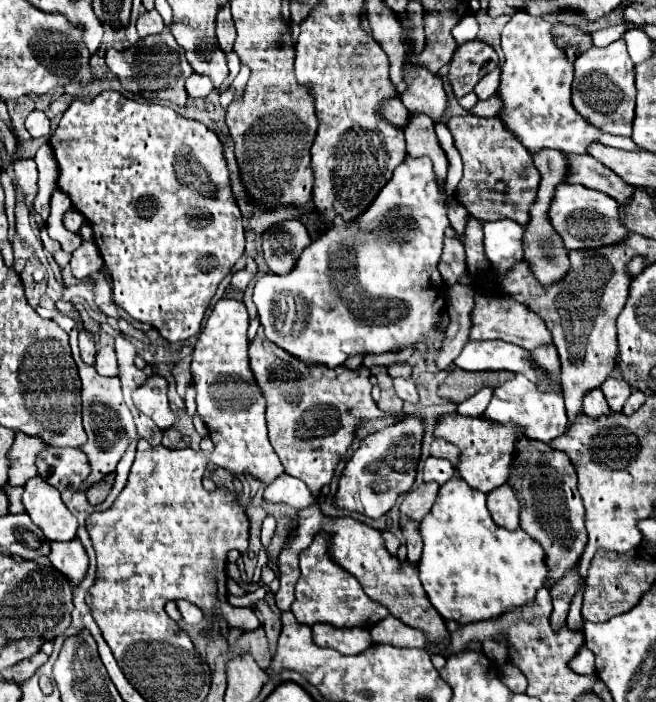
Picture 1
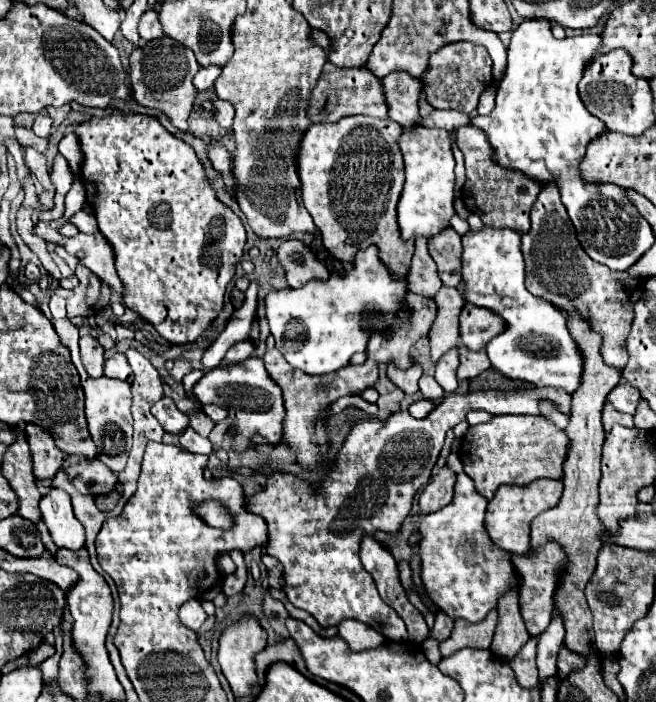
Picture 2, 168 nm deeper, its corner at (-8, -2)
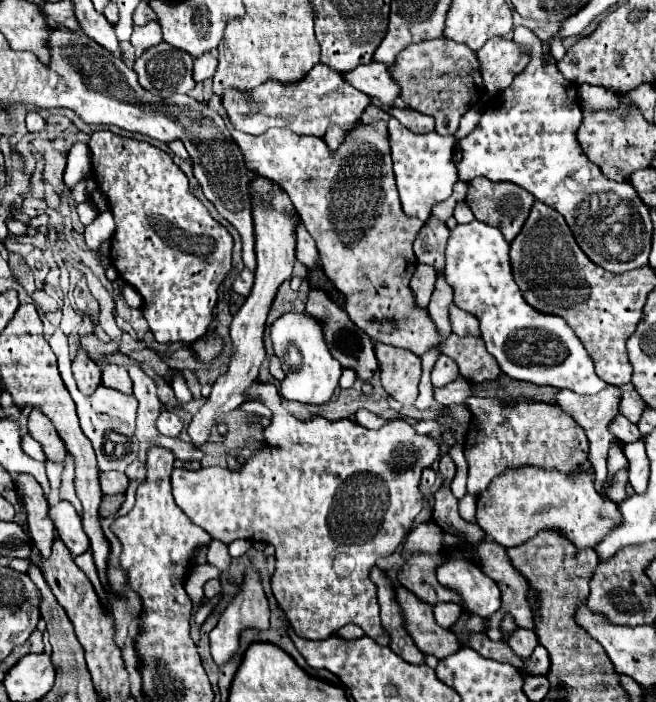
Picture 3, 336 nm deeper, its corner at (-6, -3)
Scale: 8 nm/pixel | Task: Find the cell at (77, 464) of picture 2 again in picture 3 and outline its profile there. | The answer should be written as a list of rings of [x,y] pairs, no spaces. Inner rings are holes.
[[[100,472],[100,484],[104,494],[124,494],[130,480],[124,472]]]

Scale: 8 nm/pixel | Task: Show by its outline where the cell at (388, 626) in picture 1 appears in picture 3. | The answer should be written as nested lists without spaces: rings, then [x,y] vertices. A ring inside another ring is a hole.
[[[436,604],[434,618],[442,628],[452,628],[452,624],[460,618],[462,610],[456,604]]]

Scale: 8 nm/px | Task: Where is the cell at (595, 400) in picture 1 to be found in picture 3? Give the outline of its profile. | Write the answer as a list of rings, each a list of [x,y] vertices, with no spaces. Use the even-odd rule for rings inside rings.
[[[622,414],[620,416],[616,416],[614,420],[612,420],[612,424],[610,424],[610,432],[614,434],[614,436],[618,436],[624,444],[628,444],[628,442],[636,442],[636,440],[640,440],[640,432],[638,432],[638,426],[636,424],[632,424],[628,418],[624,418]]]

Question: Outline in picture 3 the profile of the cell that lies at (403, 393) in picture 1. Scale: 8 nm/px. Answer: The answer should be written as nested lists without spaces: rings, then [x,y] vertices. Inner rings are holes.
[[[374,342],[382,388],[402,404],[414,404],[420,382],[420,358],[410,350]]]

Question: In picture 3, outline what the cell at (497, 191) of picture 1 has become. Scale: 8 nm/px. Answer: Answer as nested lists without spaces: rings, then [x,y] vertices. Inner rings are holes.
[[[474,178],[470,182],[466,204],[474,212],[476,220],[498,228],[504,234],[506,242],[512,242],[518,236],[518,232],[522,230],[522,226],[530,214],[530,208],[534,204],[534,196],[530,192],[526,192],[524,188],[510,184],[510,182],[488,182],[486,178]]]

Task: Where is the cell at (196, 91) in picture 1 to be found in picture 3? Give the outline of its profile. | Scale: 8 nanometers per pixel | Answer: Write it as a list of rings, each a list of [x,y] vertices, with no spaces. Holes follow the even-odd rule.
[[[212,52],[202,54],[202,58],[194,58],[194,80],[204,82],[212,78],[216,68],[218,68],[218,60],[216,60],[216,54]]]

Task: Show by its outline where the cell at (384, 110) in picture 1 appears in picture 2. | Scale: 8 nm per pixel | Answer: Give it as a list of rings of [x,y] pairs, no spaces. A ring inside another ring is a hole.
[[[330,61],[324,65],[324,71],[318,79],[318,85],[312,91],[308,115],[312,123],[328,123],[338,121],[346,115],[370,115],[378,119],[388,117],[388,103],[384,101],[384,89],[380,85],[380,79],[370,73],[366,67],[350,67],[342,69],[332,65]]]

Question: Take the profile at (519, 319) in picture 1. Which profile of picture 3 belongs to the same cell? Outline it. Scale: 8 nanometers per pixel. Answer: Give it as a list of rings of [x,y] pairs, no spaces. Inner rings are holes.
[[[454,304],[450,306],[450,322],[452,322],[452,332],[458,336],[478,336],[480,334],[478,320],[472,314],[466,314],[464,310],[456,308]]]

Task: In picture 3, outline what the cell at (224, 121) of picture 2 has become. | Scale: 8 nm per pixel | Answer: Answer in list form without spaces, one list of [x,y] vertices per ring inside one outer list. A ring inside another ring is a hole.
[[[212,96],[208,104],[224,118],[246,158],[246,166],[278,182],[288,192],[304,228],[316,240],[324,274],[344,294],[346,312],[358,328],[374,342],[406,348],[416,356],[422,356],[424,350],[440,348],[458,364],[460,376],[472,384],[500,376],[498,362],[478,336],[450,334],[450,338],[438,338],[438,328],[434,328],[428,310],[418,308],[414,302],[410,278],[418,260],[414,258],[412,242],[424,222],[410,218],[400,206],[386,122],[356,126],[346,136],[346,142],[336,152],[330,152],[322,138],[298,136],[286,128],[270,128],[262,136],[238,132],[228,122],[218,96]],[[382,318],[394,318],[400,330],[382,334]]]

